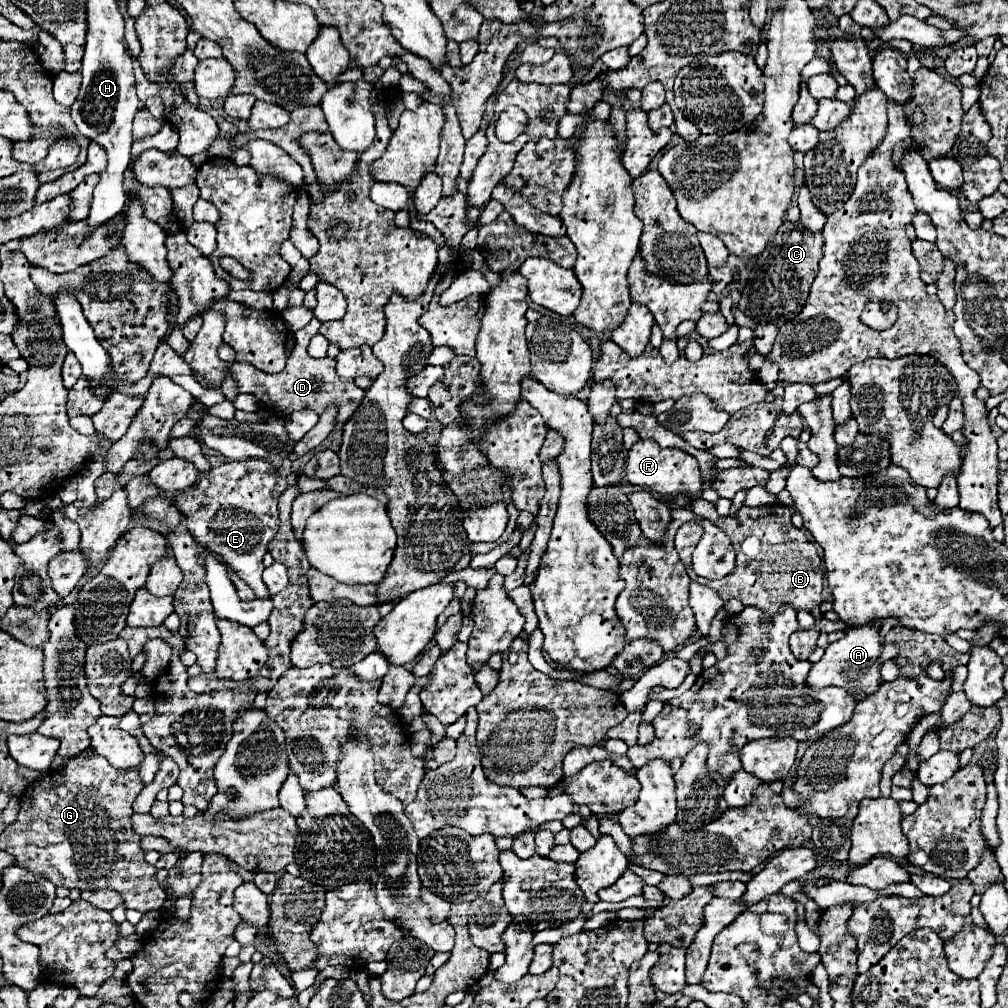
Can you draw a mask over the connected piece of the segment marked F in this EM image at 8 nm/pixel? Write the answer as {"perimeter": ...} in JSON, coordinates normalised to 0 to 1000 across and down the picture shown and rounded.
{"perimeter":[[[634,436],[624,445],[620,469],[622,469],[622,475],[626,481],[632,481],[632,483],[638,483],[642,487],[662,491],[662,493],[682,491],[686,495],[691,495],[697,485],[697,477],[693,473],[693,461],[691,461],[689,453],[686,453],[684,449],[680,449],[676,445],[668,445],[668,443],[658,445],[644,436]]]}

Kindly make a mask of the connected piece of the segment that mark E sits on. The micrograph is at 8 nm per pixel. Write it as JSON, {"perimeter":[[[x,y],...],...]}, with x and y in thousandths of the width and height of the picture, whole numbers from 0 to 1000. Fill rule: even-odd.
{"perimeter":[[[261,455],[227,457],[217,463],[209,463],[191,483],[180,487],[172,495],[178,507],[186,513],[186,523],[193,537],[221,553],[255,592],[267,592],[265,582],[259,576],[259,568],[263,564],[259,555],[277,525],[277,505],[275,497],[269,493],[275,471],[267,469],[267,463],[269,459]]]}

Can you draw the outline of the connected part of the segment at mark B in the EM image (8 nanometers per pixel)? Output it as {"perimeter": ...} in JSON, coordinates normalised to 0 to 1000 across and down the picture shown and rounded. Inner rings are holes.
{"perimeter":[[[767,499],[767,501],[759,501],[759,503],[749,503],[749,505],[735,503],[729,513],[713,513],[709,517],[709,521],[723,531],[723,535],[731,547],[731,561],[715,576],[695,574],[693,570],[689,570],[688,563],[682,564],[684,572],[695,580],[709,584],[713,588],[713,592],[719,596],[733,594],[739,602],[741,600],[757,602],[757,606],[763,612],[769,610],[777,600],[787,600],[791,606],[793,604],[805,606],[809,600],[814,600],[816,574],[818,574],[816,561],[814,561],[816,557],[811,549],[809,539],[803,535],[801,527],[787,523],[785,513],[789,511],[789,507],[791,507],[789,501],[779,503],[775,499]],[[743,531],[749,531],[755,535],[755,549],[747,555],[737,551],[737,547],[735,547],[735,539]],[[775,555],[777,555],[777,563],[775,563]]]}

